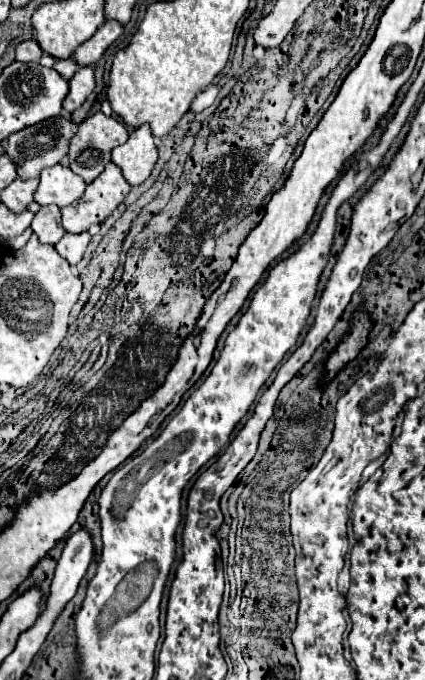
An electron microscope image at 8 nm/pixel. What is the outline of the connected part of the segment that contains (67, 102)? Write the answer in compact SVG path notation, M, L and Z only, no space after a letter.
M78 67L74 77L68 81L68 85L70 85L70 91L68 91L66 99L62 101L62 107L72 113L94 91L94 69L92 67Z

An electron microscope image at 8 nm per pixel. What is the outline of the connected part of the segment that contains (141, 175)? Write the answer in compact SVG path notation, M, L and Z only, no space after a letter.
M148 125L134 129L124 145L112 149L112 161L122 169L122 175L130 185L144 183L150 177L156 159L158 149Z

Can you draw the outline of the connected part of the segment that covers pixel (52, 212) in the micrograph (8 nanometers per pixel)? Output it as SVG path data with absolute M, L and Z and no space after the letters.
M56 205L40 207L40 211L34 215L34 221L30 227L38 235L40 243L56 245L56 241L62 239L62 235L64 235L62 221L60 221L60 207L56 207Z

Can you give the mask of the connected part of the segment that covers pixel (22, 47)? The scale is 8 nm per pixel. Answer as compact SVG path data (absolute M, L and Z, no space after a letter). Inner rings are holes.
M34 39L22 41L22 43L16 47L16 61L30 63L30 61L38 61L40 57L42 57L42 49L38 47L38 43L36 43Z

